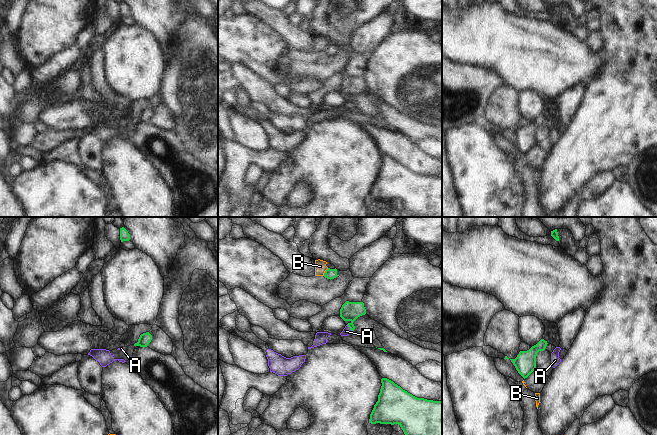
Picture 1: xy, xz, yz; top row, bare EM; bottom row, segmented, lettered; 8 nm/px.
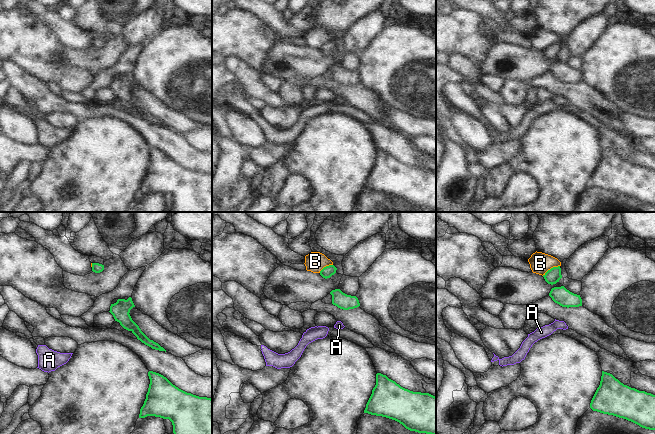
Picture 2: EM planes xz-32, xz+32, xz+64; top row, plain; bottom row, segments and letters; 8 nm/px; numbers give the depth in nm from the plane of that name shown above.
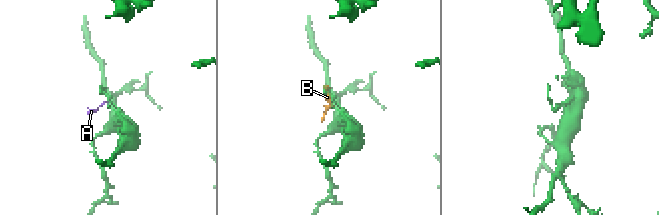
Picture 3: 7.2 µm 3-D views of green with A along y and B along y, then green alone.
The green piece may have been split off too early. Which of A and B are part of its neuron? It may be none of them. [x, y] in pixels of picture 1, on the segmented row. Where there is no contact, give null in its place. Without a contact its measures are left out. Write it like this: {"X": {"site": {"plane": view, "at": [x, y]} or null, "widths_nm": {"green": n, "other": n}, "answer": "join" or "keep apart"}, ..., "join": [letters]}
{"A": {"site": {"plane": "xz", "at": [349, 327]}, "widths_nm": {"green": 160, "other": 70}, "answer": "keep apart"}, "B": {"site": {"plane": "xz", "at": [325, 272]}, "widths_nm": {"green": 80, "other": 100}, "answer": "keep apart"}, "join": []}

